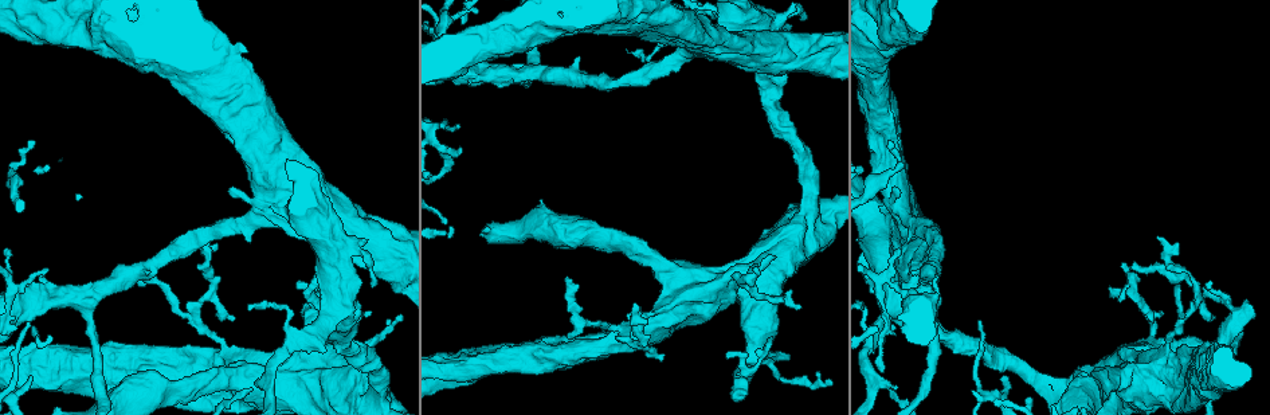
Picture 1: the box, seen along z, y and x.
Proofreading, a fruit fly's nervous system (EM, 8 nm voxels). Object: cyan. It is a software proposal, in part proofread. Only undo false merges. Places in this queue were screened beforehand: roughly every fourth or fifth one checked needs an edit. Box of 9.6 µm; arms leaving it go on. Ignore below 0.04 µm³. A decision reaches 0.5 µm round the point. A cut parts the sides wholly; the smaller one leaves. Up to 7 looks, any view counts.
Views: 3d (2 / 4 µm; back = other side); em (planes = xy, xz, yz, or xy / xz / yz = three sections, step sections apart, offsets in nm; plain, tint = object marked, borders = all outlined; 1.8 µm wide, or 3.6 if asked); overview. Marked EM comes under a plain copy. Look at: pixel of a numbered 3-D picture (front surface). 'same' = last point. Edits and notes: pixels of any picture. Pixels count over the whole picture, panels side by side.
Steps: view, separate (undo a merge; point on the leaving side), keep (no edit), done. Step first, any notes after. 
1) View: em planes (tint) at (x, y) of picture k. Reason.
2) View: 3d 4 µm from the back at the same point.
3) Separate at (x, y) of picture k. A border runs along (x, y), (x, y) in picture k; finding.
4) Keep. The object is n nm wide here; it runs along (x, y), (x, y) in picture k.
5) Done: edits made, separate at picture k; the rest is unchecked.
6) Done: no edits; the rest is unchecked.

View: 3d 2 µm at (1180, 322) of picture 1. Calibre changes.

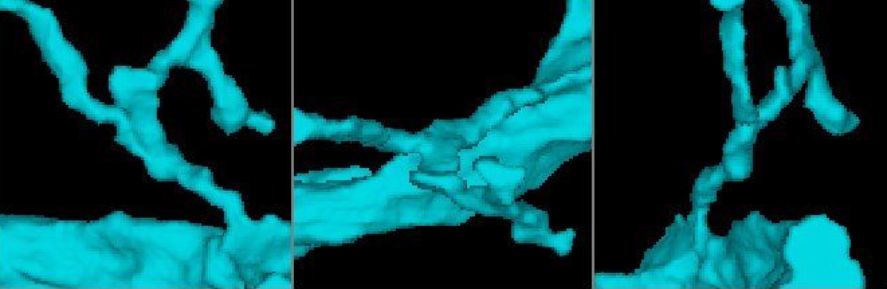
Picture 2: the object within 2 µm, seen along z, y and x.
View: em xy step 16 (tint) at (132, 136) of picture 2. 3 arms meet here; now the EM.

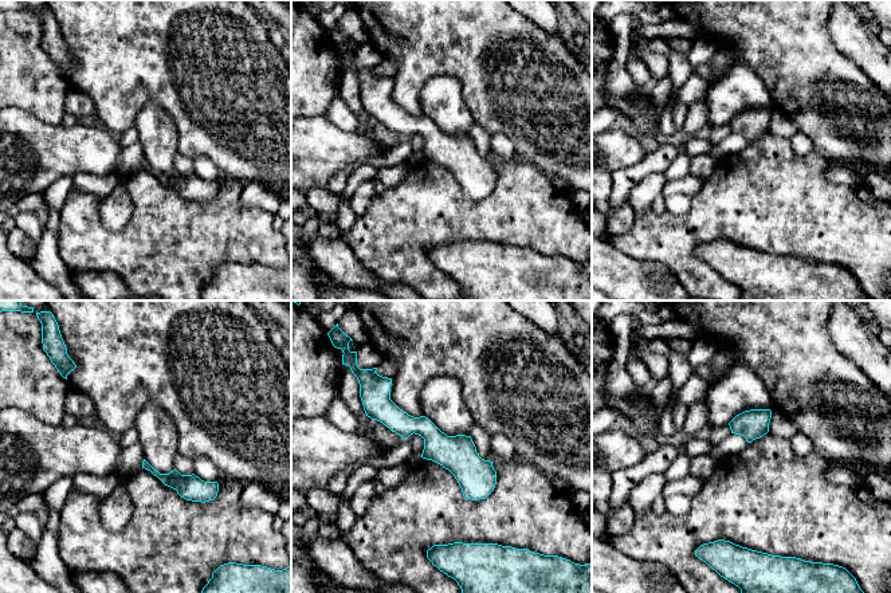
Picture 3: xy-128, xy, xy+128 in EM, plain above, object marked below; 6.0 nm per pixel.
View: em planes (borders) at the same point. Cut it another way.

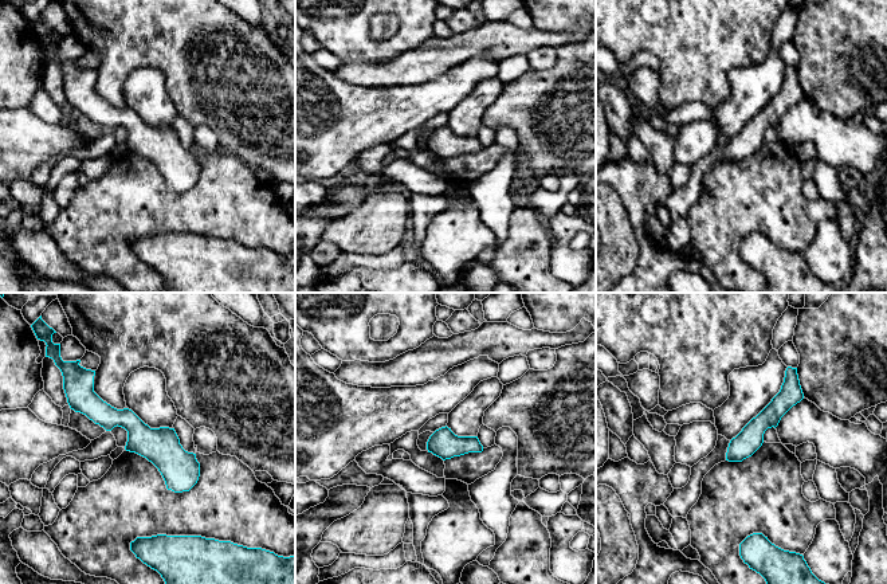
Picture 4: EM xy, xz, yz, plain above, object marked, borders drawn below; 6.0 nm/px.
Keep. The object is 150 nm wide here; it runs along (77, 402), (125, 418), (193, 479) in picture 4; continuous, no second cell.

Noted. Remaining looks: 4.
View: 3d 4 µm at (377, 397) of picture 1. Thick turns thin.

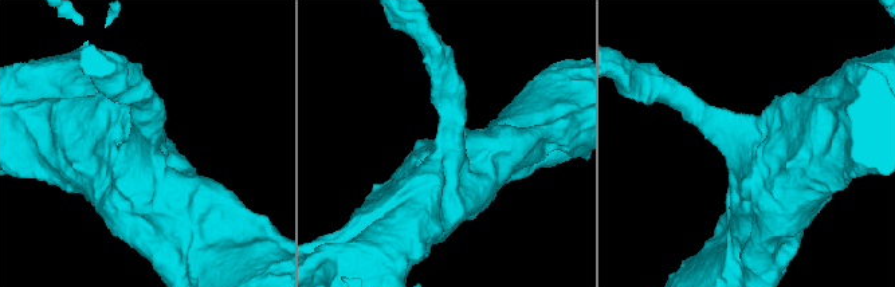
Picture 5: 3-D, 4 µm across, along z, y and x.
View: em 3.6 µm xy step 4 (borders) at (147, 145) of picture 5.

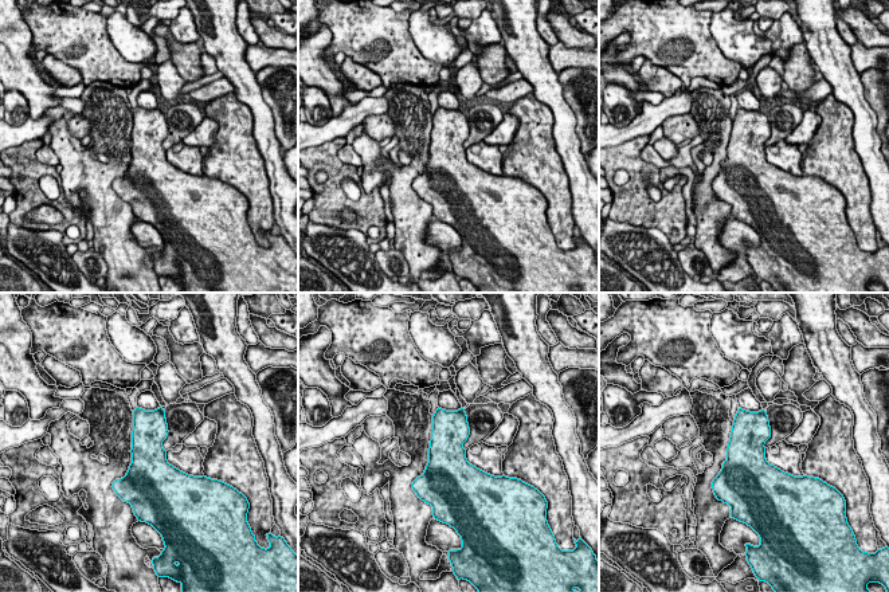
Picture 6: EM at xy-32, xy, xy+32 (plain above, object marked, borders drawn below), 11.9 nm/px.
Keep. The object is 400 nm wide here; all the same cell.

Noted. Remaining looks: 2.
View: em 3.6 µm planes (tint) at (890, 313) of picture 1. Four or more arms meet.

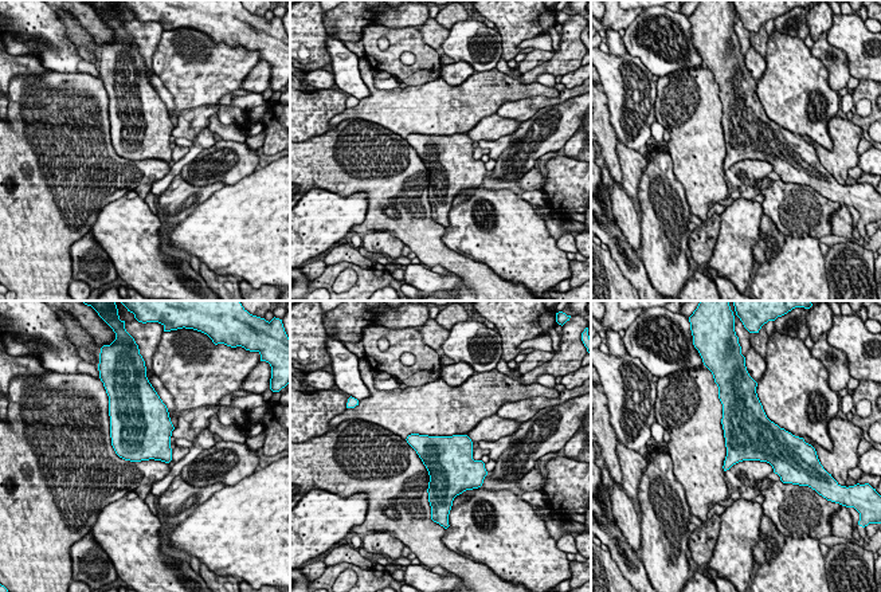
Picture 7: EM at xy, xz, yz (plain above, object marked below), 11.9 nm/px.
Keep. All the same cell.

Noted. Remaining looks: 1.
Done: no edits; the rest is unchecked.

